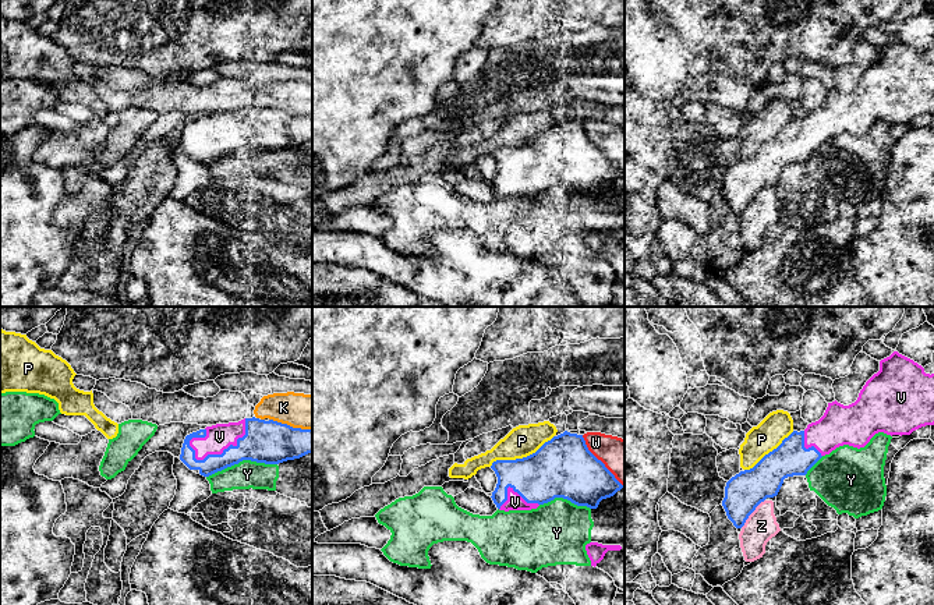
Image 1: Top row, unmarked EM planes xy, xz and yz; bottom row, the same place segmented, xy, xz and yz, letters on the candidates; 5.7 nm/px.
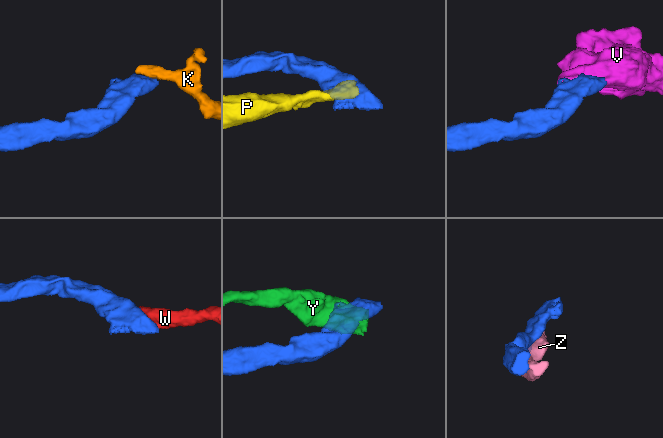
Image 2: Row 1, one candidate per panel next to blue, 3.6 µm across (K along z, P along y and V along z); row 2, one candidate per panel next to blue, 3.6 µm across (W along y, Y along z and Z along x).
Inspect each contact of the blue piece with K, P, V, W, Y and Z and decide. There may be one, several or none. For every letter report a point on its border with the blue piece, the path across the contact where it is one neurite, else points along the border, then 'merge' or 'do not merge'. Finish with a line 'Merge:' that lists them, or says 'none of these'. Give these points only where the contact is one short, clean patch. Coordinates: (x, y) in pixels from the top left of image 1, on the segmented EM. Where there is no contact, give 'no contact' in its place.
K: meets blue in xy at (289, 425); border along xy (269, 418), (311, 430); do not merge
P: meets blue in xz at (523, 457); do not merge
V: meets blue in xy at (229, 446); merge
W: meets blue in xz at (601, 462); border along xz (582, 435), (586, 446), (623, 487); do not merge
Y: meets blue in xy at (241, 460); do not merge
Z: meets blue in yz at (752, 512); do not merge
Merge: V

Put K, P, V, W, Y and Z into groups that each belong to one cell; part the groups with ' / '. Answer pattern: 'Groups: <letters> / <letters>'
Groups: K / P / V / W Z / Y

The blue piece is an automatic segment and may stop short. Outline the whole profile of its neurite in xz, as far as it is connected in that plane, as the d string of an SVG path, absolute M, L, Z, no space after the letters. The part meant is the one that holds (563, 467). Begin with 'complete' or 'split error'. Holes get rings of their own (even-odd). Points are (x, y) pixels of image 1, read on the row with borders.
split error; M563 434L545 442L535 453L516 460L496 460L491 468L498 477L492 500L499 510L531 510L555 498L577 506L597 509L602 499L613 496L623 485L587 447L583 435Z

